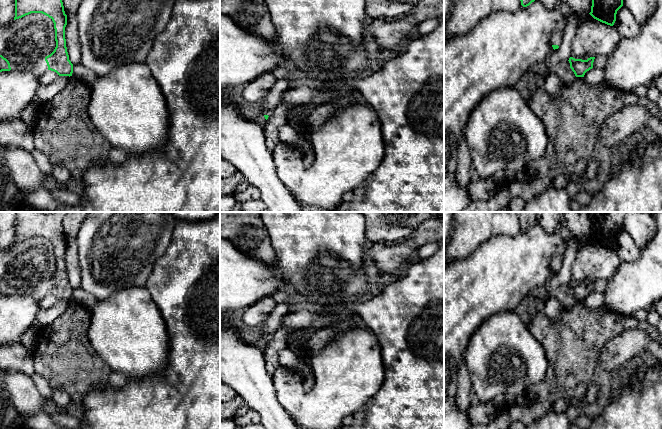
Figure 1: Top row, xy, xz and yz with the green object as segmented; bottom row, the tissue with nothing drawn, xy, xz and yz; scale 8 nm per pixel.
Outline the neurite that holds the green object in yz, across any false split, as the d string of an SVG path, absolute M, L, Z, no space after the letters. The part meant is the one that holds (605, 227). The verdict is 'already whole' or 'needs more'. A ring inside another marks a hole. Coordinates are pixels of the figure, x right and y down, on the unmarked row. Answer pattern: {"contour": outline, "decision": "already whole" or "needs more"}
{"contour": "M581 212L590 216L592 220L591 236L589 237L594 243L613 250L616 245L617 235L623 230L623 219L626 212L602 212L596 215L594 212Z", "decision": "already whole"}

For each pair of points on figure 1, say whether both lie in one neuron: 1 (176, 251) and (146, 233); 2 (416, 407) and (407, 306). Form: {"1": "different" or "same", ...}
{"1": "different", "2": "same"}

